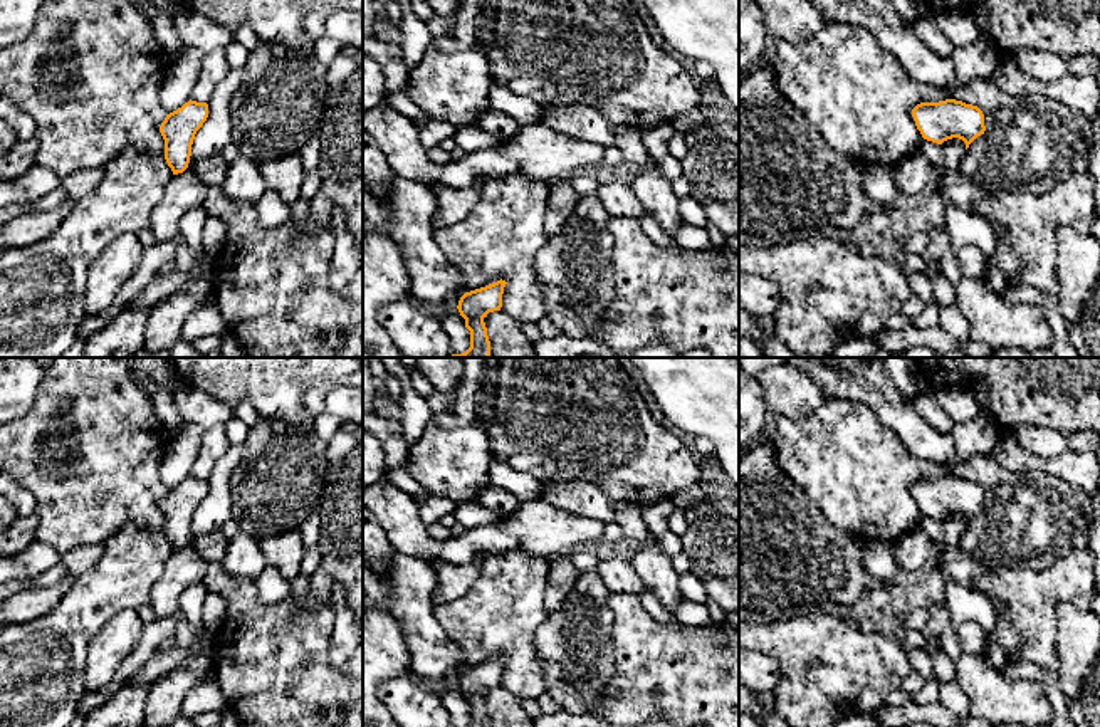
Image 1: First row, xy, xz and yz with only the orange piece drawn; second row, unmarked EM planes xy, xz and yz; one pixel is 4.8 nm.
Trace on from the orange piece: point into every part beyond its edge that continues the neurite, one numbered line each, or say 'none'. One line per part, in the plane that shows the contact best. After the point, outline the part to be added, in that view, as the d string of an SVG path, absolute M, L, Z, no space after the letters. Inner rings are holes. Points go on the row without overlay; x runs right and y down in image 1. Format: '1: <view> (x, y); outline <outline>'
none

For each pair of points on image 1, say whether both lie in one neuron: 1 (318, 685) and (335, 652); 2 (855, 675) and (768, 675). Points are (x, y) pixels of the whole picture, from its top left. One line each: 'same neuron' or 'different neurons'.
1: different neurons
2: different neurons

